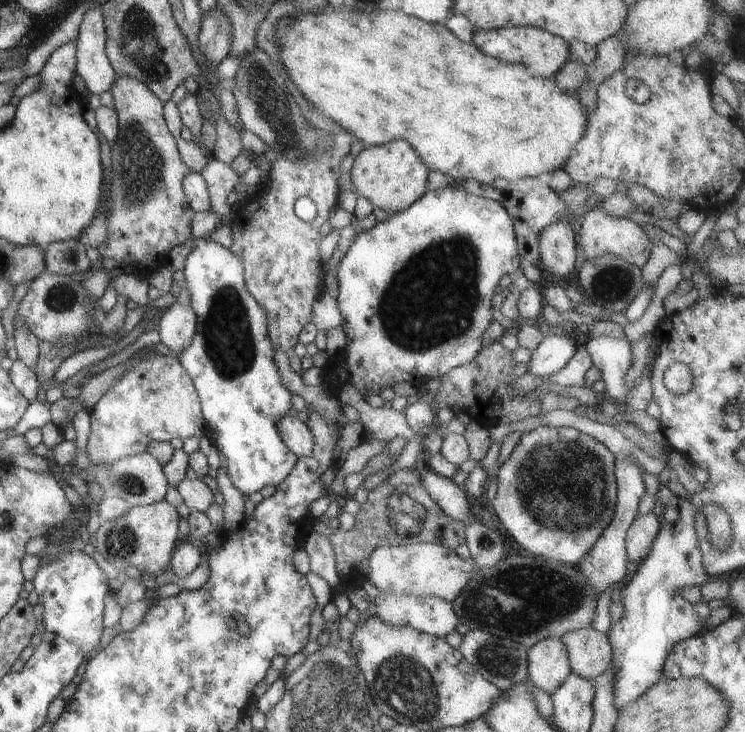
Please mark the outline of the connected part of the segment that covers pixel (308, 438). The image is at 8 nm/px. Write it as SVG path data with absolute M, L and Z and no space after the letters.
M295 413L286 414L278 420L278 434L286 443L286 446L296 454L298 458L306 458L312 451L315 438L312 436L308 425L302 422Z

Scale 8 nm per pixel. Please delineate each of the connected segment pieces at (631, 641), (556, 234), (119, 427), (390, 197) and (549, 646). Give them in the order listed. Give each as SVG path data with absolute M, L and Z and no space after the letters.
M661 484L655 498L660 500L663 506L663 511L659 516L660 530L650 552L646 554L646 558L643 558L642 562L632 569L630 576L623 583L622 592L619 592L619 600L624 605L625 614L621 620L612 624L607 634L613 648L611 665L614 668L614 706L616 706L616 710L622 710L630 702L634 702L635 698L640 698L646 690L650 690L650 686L654 686L662 678L662 669L670 650L678 642L700 634L704 630L706 621L696 614L694 604L681 595L681 591L686 586L702 586L708 580L694 526L696 506L674 496L672 490L664 484Z
M568 220L546 226L539 236L539 259L544 268L556 276L573 274L576 262L576 241Z
M152 352L116 380L116 386L90 409L91 430L86 454L93 464L113 463L143 453L152 441L208 436L200 398L186 369L174 355Z
M396 139L383 145L367 146L354 157L350 173L353 191L389 214L408 208L427 191L428 167L406 140Z
M544 638L528 649L528 681L552 694L571 671L568 651L561 639Z

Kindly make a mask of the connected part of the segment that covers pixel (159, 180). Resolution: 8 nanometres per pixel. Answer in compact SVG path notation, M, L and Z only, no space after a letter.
M117 76L111 93L114 96L113 107L117 110L119 126L117 140L110 144L113 170L110 187L111 210L108 217L110 234L106 242L96 246L96 249L102 259L115 259L124 273L148 279L149 274L159 267L157 259L160 254L169 253L191 237L191 220L195 211L192 210L182 186L182 180L190 170L176 148L176 136L172 135L170 126L164 120L164 103L146 84L127 76Z

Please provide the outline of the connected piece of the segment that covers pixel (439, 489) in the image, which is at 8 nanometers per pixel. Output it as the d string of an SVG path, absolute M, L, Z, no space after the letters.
M420 465L420 478L426 492L441 506L442 510L460 522L466 522L470 516L470 504L463 487L458 486L452 479Z

